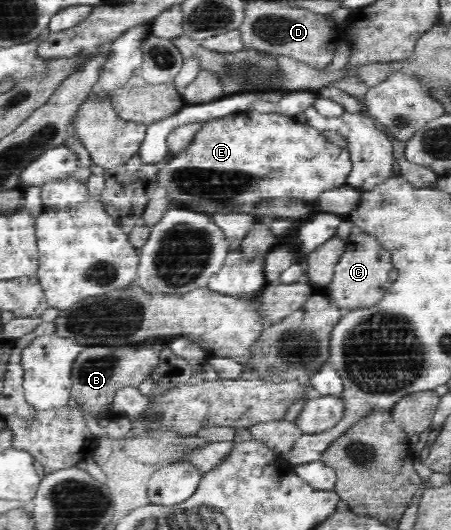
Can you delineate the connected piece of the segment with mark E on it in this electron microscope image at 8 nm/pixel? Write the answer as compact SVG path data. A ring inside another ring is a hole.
M282 111L278 114L258 114L258 112L238 112L237 114L220 117L217 119L211 119L205 124L205 127L196 135L195 141L184 151L177 155L170 155L166 159L165 165L160 169L158 173L158 183L167 190L167 196L173 198L176 203L180 203L186 206L188 209L202 211L206 214L212 215L213 213L222 212L222 214L228 214L228 212L238 212L236 208L242 204L242 206L250 207L252 204L256 204L260 198L278 198L278 196L294 196L305 202L313 202L314 198L324 192L324 190L330 190L330 188L338 188L346 184L346 176L352 168L350 157L348 156L348 150L340 146L334 145L329 142L321 133L319 129L312 128L308 124L299 123L295 118L290 118L286 113Z

